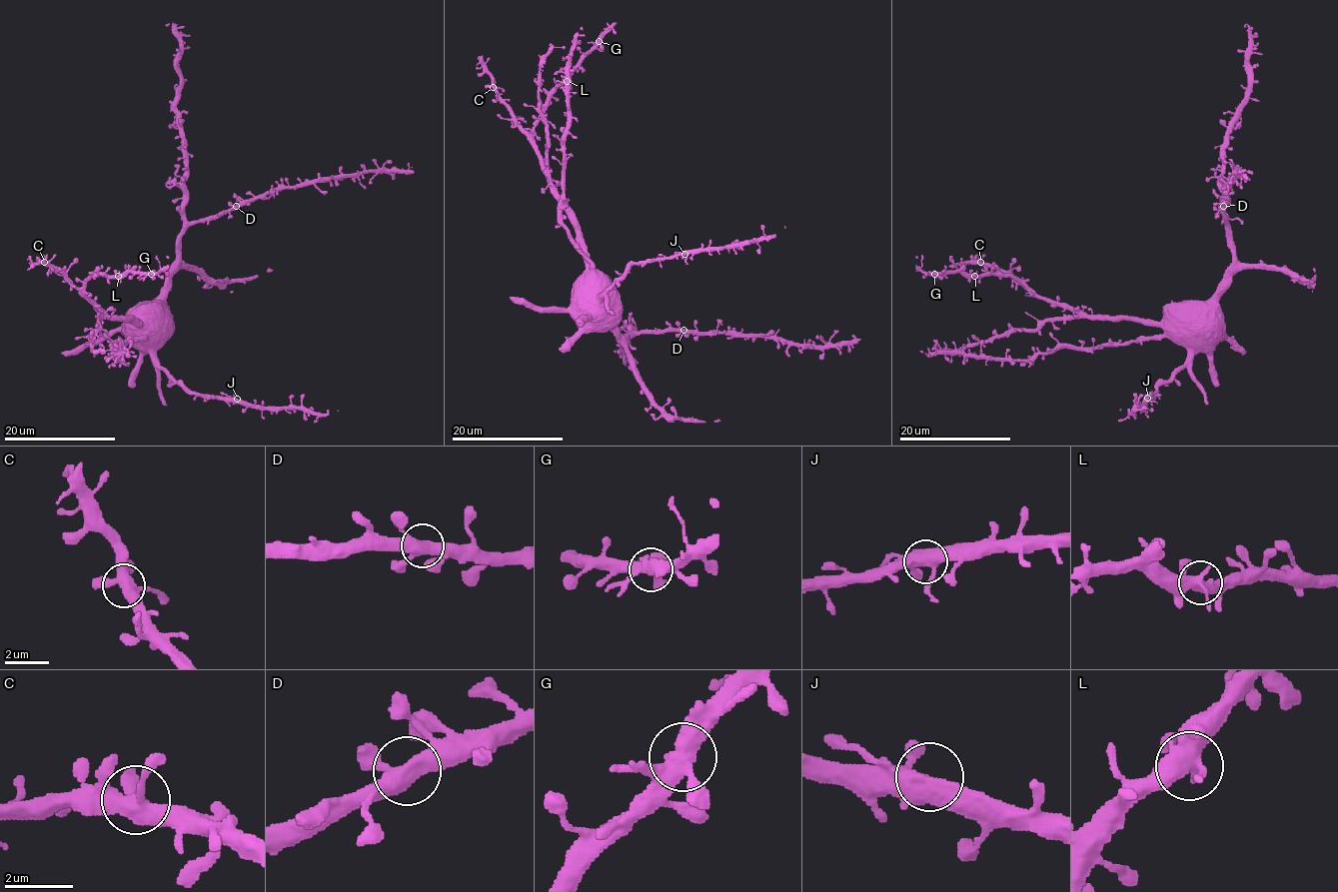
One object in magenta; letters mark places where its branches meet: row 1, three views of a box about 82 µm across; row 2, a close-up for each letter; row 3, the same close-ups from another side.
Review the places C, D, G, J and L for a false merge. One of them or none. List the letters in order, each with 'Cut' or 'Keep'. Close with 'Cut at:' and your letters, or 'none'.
C: Keep
D: Keep
G: Keep
J: Keep
L: Keep
Cut at: none

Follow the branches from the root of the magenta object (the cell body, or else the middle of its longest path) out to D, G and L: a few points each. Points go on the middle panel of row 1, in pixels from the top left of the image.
D: (602, 297), (603, 312), (625, 339), (641, 333), (683, 330)
G: (602, 297), (602, 282), (589, 261), (575, 213), (553, 186), (534, 138), (534, 129), (547, 95), (599, 41)
L: (602, 297), (602, 282), (589, 261), (575, 213), (553, 186), (534, 138), (542, 105), (567, 81)

